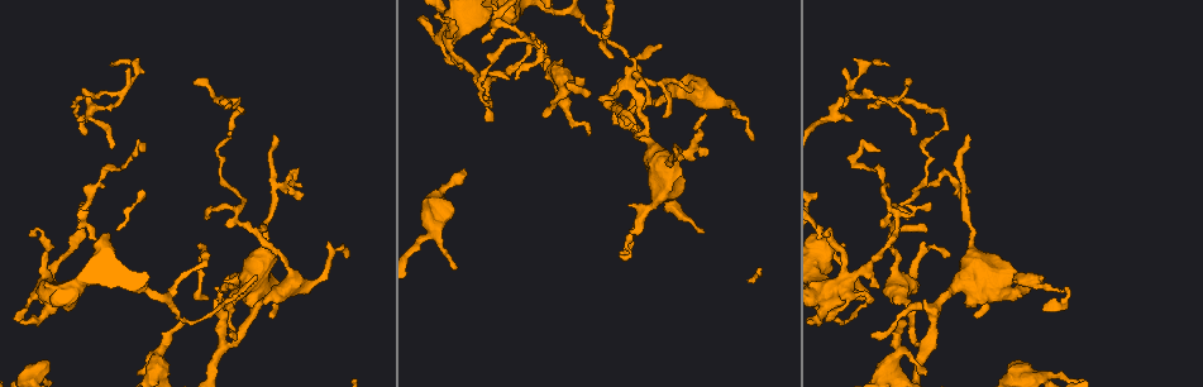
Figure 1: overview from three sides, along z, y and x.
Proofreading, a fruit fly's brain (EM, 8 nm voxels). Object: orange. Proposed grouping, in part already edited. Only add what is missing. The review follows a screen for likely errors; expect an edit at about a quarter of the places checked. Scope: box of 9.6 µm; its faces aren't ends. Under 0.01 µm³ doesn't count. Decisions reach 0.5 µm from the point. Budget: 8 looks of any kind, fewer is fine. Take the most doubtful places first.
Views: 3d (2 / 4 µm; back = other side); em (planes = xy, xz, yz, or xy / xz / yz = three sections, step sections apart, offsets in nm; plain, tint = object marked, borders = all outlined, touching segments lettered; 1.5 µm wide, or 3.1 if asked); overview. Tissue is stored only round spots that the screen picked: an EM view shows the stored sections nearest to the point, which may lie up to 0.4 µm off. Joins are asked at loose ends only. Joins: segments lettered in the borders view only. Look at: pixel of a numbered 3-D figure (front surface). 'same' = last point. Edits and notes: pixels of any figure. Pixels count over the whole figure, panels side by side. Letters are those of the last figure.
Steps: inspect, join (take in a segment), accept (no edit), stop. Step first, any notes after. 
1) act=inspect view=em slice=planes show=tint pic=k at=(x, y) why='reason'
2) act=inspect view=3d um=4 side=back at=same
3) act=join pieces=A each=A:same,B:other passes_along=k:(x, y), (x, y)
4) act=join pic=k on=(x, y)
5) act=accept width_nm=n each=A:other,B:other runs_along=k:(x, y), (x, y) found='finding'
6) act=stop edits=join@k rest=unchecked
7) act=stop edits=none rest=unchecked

act=inspect view=3d um=4 pic=1 at=(224, 109) why='branch stops here'

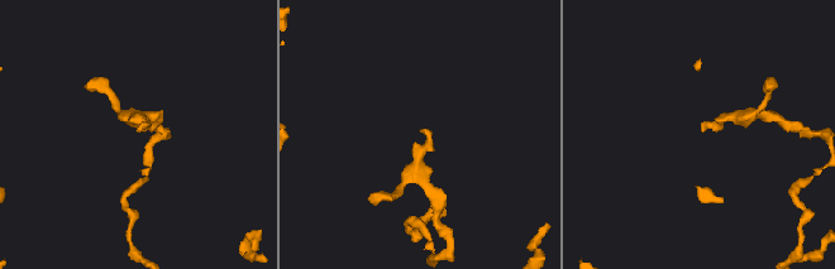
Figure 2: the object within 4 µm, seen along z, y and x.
act=inspect view=em slice=planes show=borders pic=2 at=(421, 131) why='need the tissue'

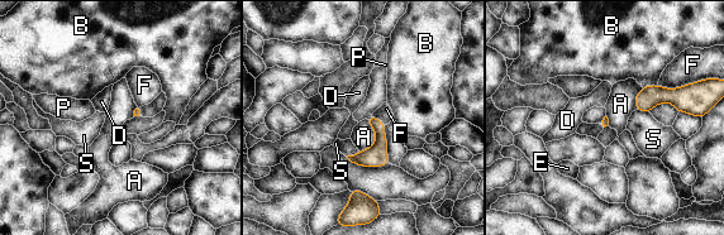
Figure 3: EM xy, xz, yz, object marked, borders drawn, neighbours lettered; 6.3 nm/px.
act=accept each=A:other,B:other,D:other,E:other,F:other,P:other,S:other border=3:(365, 119), (375, 142), (360, 152) found='no lettered segment goes on from it'

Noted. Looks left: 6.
act=inspect view=3d um=4 pic=1 at=(705, 114) why='tapers out'

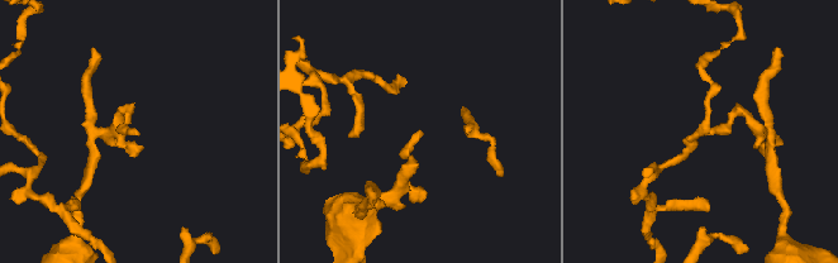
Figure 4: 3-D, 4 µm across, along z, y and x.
act=inspect view=em slice=planes show=borders pic=4 at=(418, 134) why='now the EM'

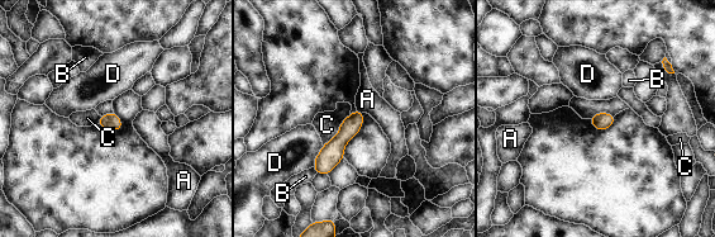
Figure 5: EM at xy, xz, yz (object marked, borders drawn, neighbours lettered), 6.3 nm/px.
act=accept width_nm=110 each=A:other,B:other,C:other,D:other border=5:(351, 114), (323, 146) found='no lettered segment goes on from it'

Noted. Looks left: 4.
act=inspect view=em slice=planes show=borders pic=1 at=(491, 105) why='thin end'

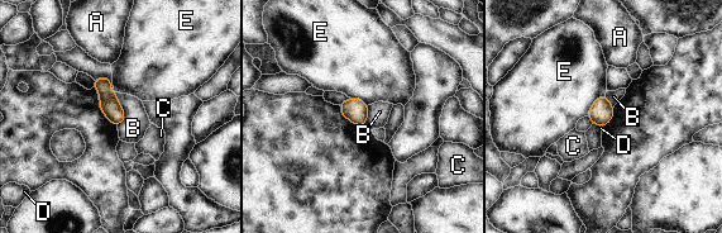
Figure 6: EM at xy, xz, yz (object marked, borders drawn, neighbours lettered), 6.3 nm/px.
act=accept each=A:other,B:other,C:other,D:other,E:other found='none of them fits'

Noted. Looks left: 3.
act=stop edits=none rest=unchecked

